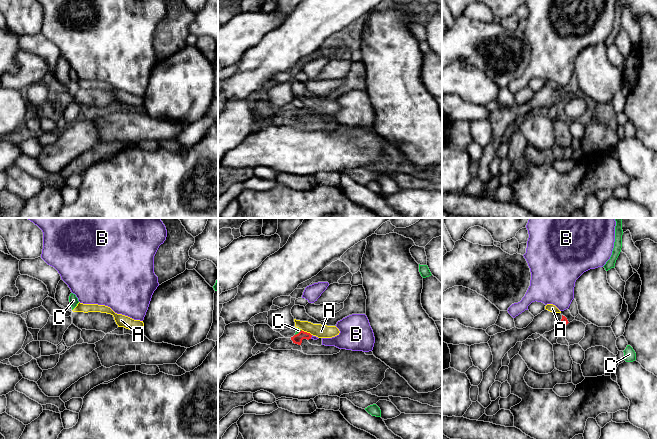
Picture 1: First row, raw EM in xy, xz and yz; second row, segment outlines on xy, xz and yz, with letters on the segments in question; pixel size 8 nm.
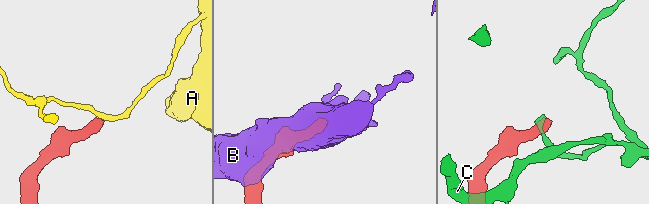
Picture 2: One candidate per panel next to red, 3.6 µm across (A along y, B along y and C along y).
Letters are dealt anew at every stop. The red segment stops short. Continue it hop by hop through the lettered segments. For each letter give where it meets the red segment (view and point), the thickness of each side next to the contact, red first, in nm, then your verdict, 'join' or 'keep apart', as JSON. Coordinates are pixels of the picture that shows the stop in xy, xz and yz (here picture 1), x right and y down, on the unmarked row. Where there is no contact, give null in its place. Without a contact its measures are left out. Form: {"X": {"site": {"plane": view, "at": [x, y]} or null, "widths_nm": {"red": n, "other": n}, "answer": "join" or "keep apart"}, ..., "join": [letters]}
{"A": {"site": {"plane": "xz", "at": [306, 108]}, "widths_nm": {"red": 80, "other": 110}, "answer": "keep apart"}, "B": {"site": {"plane": "xz", "at": [311, 112]}, "widths_nm": {"red": 80, "other": 30}, "answer": "keep apart"}, "C": {"site": {"plane": "xz", "at": [299, 108]}, "widths_nm": {"red": 80, "other": 40}, "answer": "keep apart"}, "join": []}

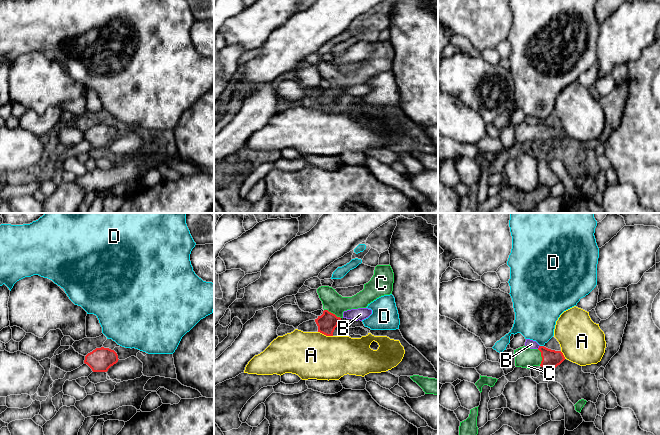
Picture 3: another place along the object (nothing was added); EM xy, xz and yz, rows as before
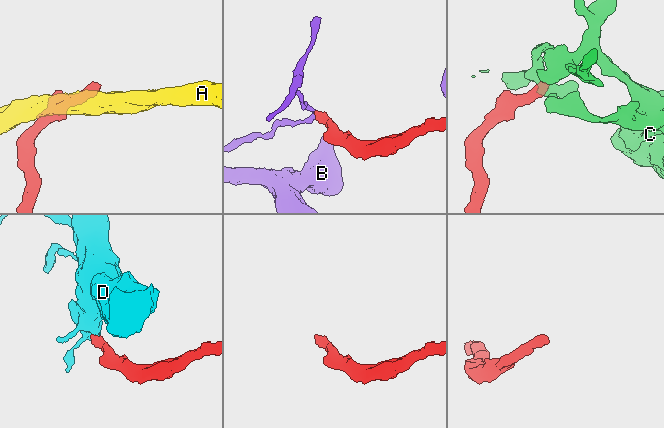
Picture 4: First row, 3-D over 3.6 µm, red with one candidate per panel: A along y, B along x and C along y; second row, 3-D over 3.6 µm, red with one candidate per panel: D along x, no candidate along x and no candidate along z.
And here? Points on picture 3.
{"A": {"site": {"plane": "xz", "at": [325, 110]}, "widths_nm": {"red": 160, "other": 380}, "answer": "keep apart"}, "B": {"site": {"plane": "yz", "at": [539, 123]}, "widths_nm": {"red": 140, "other": 70}, "answer": "keep apart"}, "C": {"site": {"plane": "xz", "at": [332, 89]}, "widths_nm": {"red": 160, "other": 160}, "answer": "join"}, "D": {"site": {"plane": "yz", "at": [542, 122]}, "widths_nm": {"red": 140, "other": 340}, "answer": "keep apart"}, "join": ["C"]}

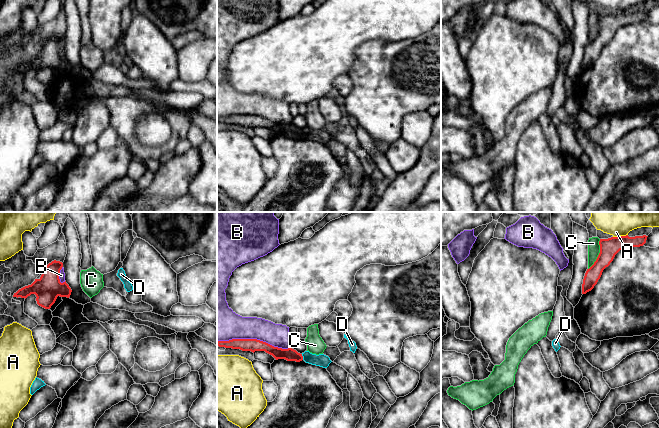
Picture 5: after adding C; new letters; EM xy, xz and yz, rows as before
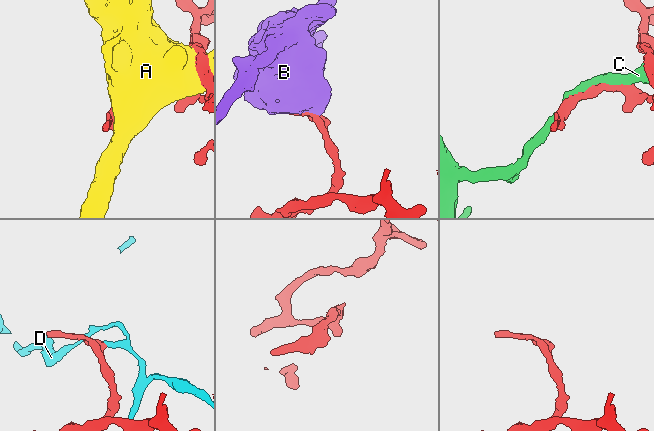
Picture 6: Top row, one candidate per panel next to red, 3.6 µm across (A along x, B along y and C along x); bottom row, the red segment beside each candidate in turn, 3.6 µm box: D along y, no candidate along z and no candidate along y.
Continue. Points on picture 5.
{"A": {"site": {"plane": "yz", "at": [620, 12]}, "widths_nm": {"red": 150, "other": 110}, "answer": "keep apart"}, "B": {"site": {"plane": "xz", "at": [254, 115]}, "widths_nm": {"red": 100, "other": 240}, "answer": "keep apart"}, "C": {"site": {"plane": "yz", "at": [599, 30]}, "widths_nm": {"red": 150, "other": 100}, "answer": "keep apart"}, "D": {"site": {"plane": "xz", "at": [302, 133]}, "widths_nm": {"red": 100, "other": 100}, "answer": "keep apart"}, "join": []}

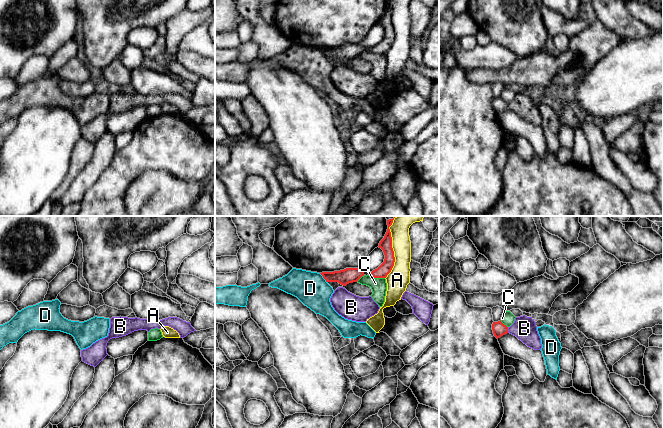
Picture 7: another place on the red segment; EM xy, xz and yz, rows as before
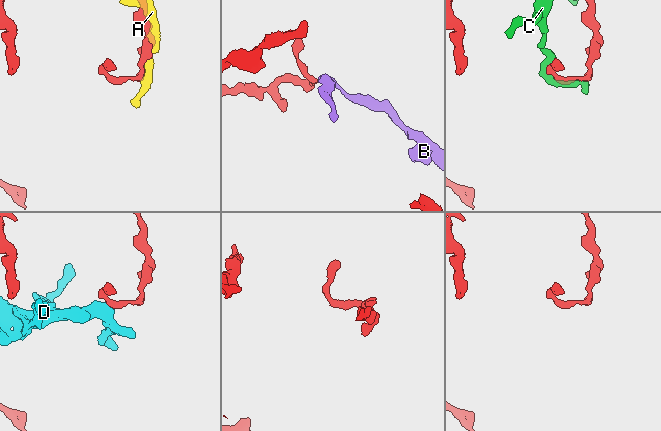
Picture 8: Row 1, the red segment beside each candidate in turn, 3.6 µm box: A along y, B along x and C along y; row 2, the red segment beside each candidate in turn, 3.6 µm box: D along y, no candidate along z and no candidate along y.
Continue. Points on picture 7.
{"A": {"site": {"plane": "xz", "at": [393, 27]}, "widths_nm": {"red": 100, "other": 180}, "answer": "keep apart"}, "B": {"site": {"plane": "yz", "at": [507, 106]}, "widths_nm": {"red": 110, "other": 190}, "answer": "join"}, "C": {"site": {"plane": "xz", "at": [376, 53]}, "widths_nm": {"red": 100, "other": 130}, "answer": "keep apart"}, "D": {"site": {"plane": "xz", "at": [323, 53]}, "widths_nm": {"red": 130, "other": 260}, "answer": "keep apart"}, "join": ["B"]}

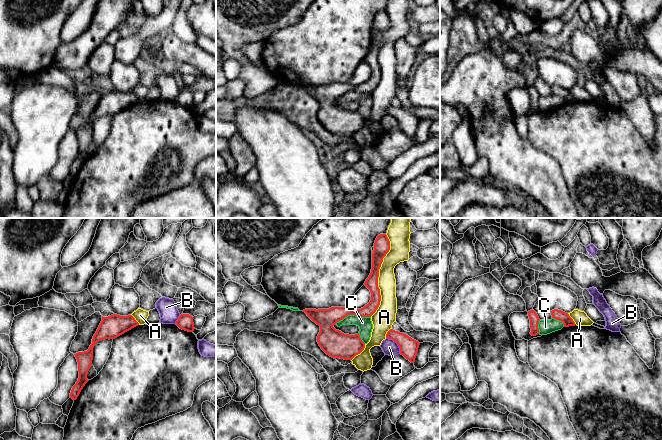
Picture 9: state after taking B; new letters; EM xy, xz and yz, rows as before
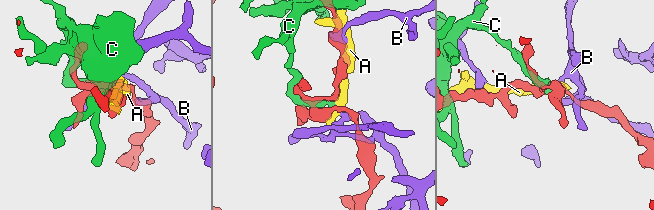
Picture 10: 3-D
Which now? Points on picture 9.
{"A": {"site": {"plane": "xz", "at": [378, 51]}, "widths_nm": {"red": 130, "other": 160}, "answer": "keep apart"}, "B": {"site": {"plane": "xz", "at": [396, 118]}, "widths_nm": {"red": 140, "other": 120}, "answer": "keep apart"}, "C": {"site": {"plane": "xz", "at": [352, 90]}, "widths_nm": {"red": 180, "other": 110}, "answer": "keep apart"}, "join": []}

